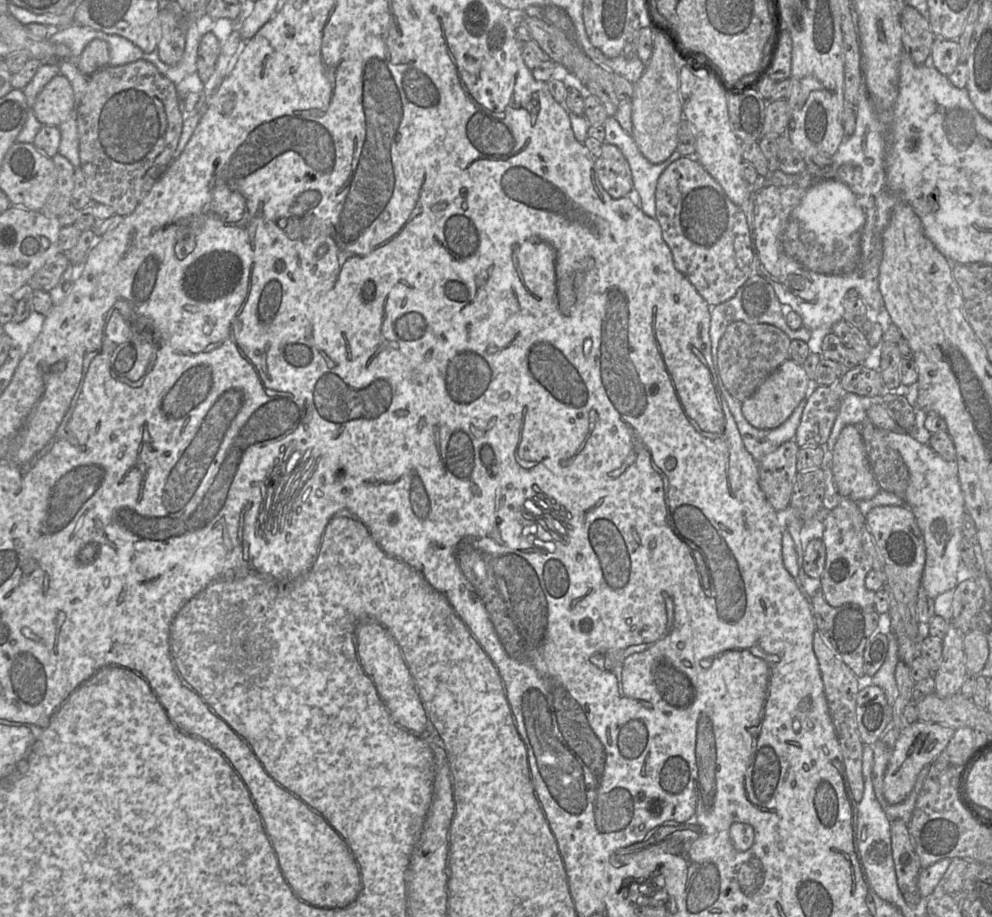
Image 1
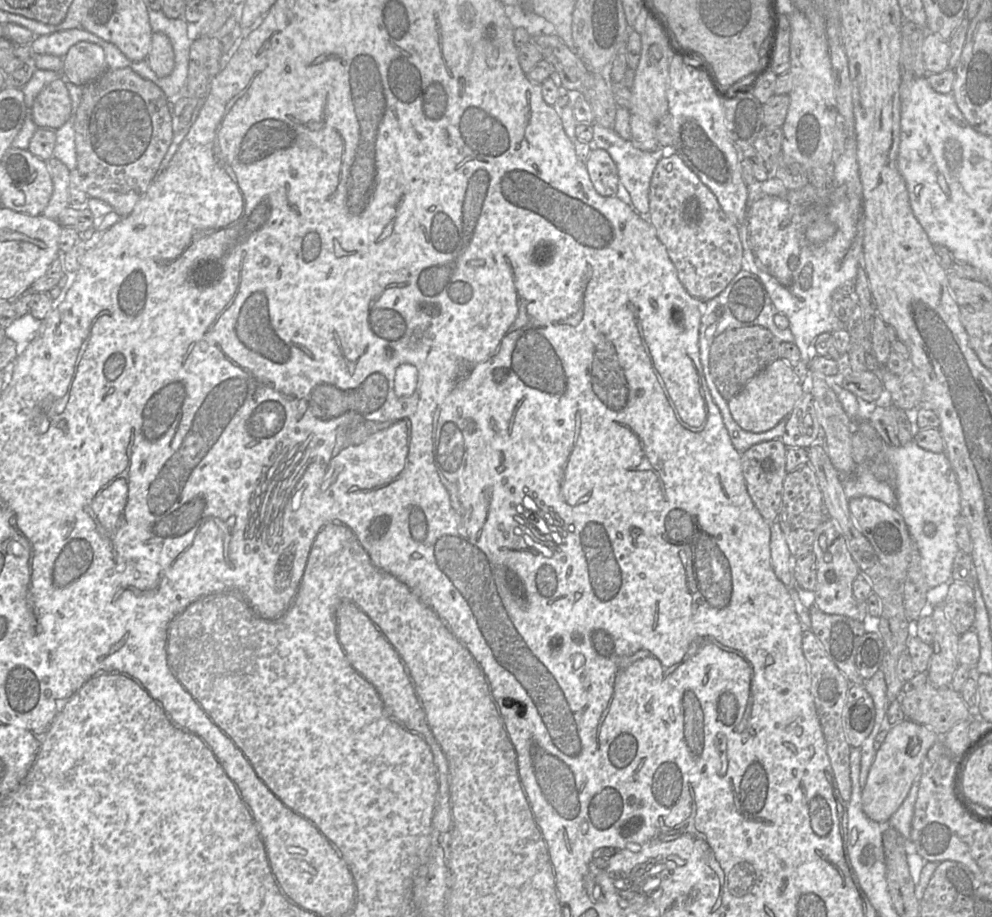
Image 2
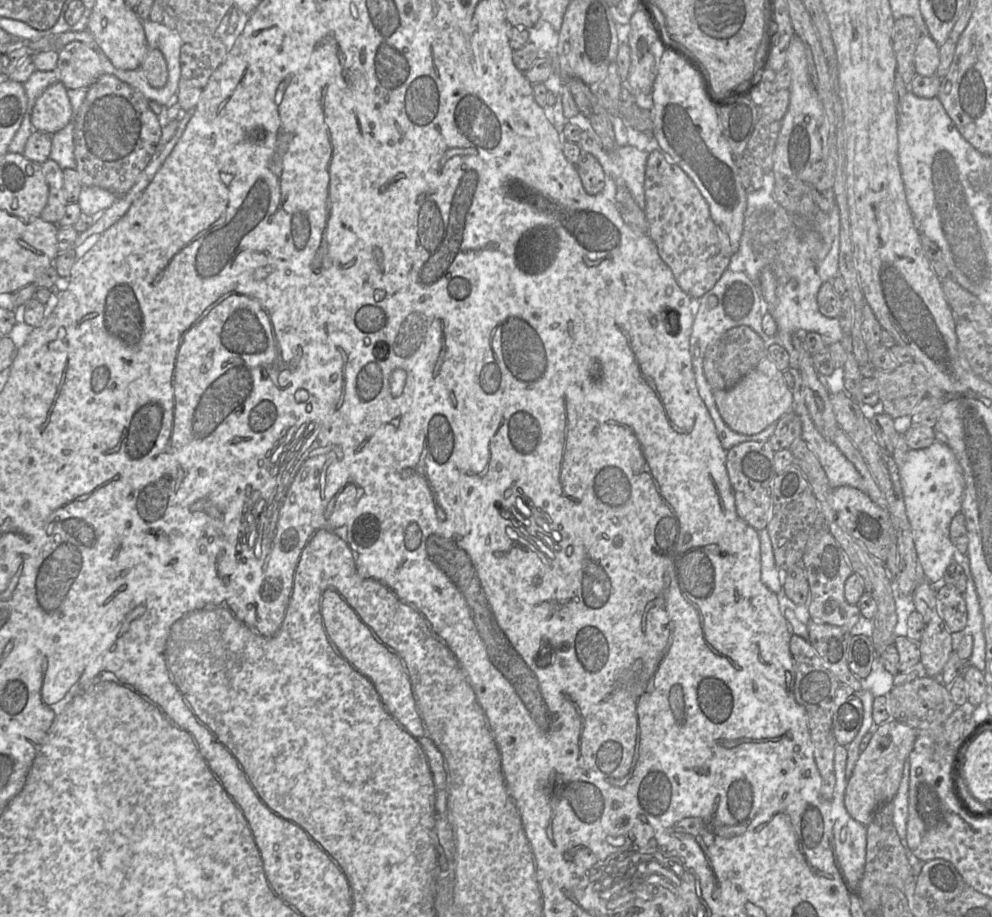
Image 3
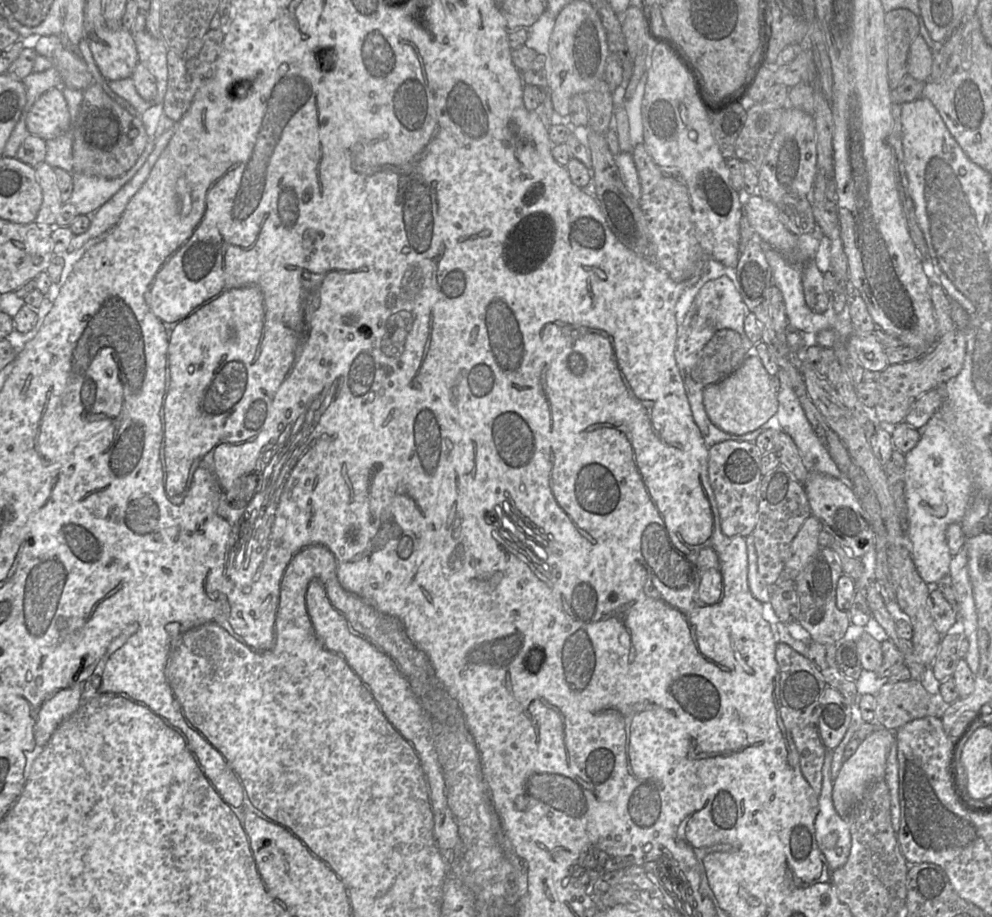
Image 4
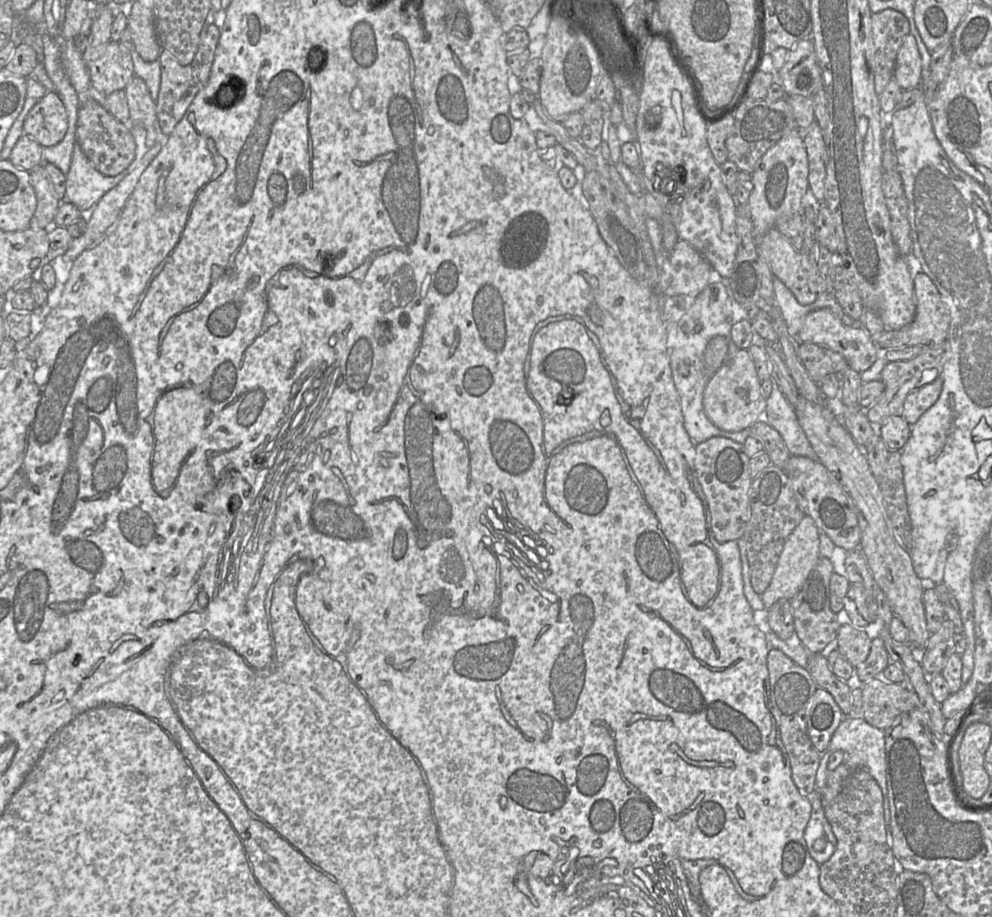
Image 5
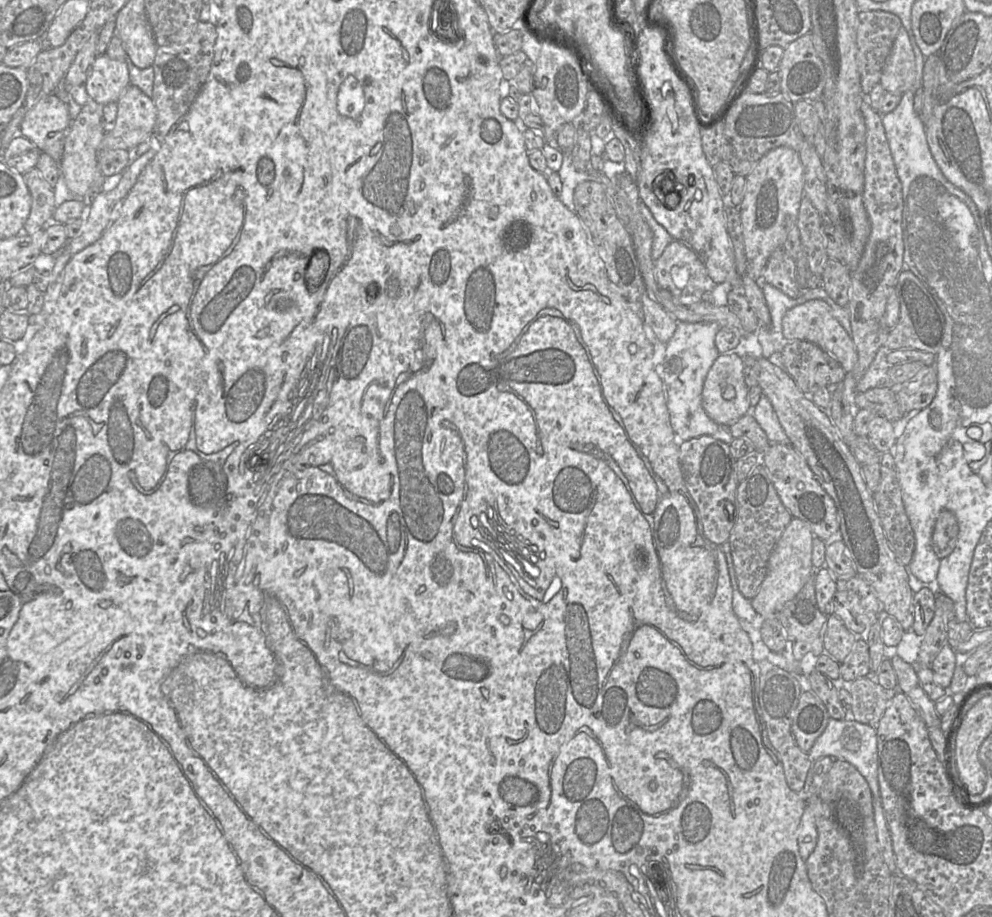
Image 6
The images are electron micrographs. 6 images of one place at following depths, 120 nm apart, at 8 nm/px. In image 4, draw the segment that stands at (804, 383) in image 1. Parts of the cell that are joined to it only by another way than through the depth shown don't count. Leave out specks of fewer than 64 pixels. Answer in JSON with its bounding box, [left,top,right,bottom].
[704,356,778,435]

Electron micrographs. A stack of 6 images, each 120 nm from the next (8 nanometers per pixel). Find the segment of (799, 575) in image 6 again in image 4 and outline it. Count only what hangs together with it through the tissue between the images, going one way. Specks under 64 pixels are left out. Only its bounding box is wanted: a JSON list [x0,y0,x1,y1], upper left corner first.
[781,515,822,580]

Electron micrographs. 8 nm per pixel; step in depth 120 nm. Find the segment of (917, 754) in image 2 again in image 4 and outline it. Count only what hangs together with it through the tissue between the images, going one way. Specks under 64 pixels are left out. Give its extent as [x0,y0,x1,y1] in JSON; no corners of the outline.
[832,727,894,817]

